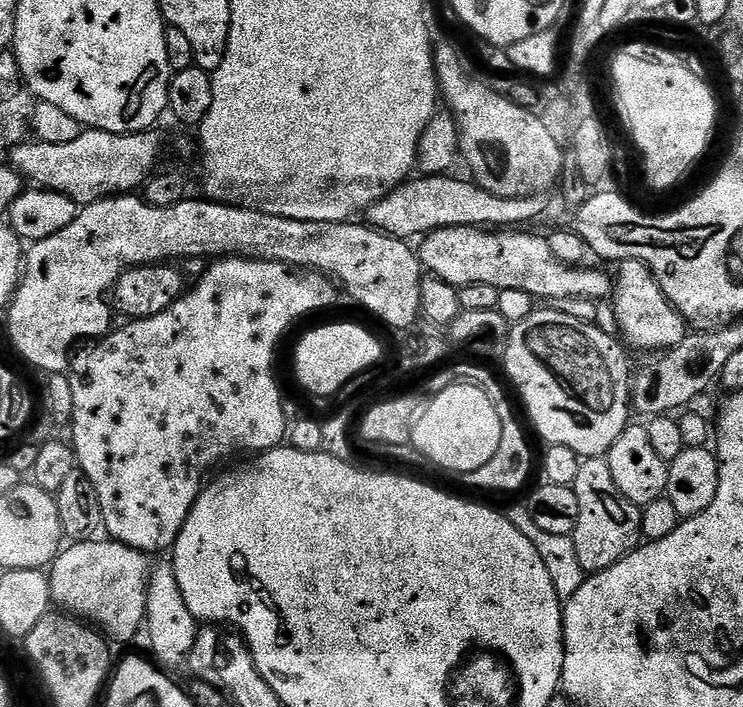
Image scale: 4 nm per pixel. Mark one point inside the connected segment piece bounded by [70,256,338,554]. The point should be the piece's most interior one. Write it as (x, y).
(161, 401)

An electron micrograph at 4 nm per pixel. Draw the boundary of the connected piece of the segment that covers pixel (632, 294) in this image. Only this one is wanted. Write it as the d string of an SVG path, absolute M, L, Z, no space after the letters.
M624 260L619 263L618 274L614 280L612 303L614 316L622 332L625 343L636 350L649 352L667 351L674 345L680 345L688 335L687 320L673 307L651 270L637 260Z

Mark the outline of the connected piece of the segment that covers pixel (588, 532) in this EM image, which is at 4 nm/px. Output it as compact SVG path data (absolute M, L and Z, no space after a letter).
M604 458L581 459L578 478L574 478L571 487L578 498L578 526L571 537L585 573L595 574L614 566L614 562L630 555L641 543L640 508L618 490Z

